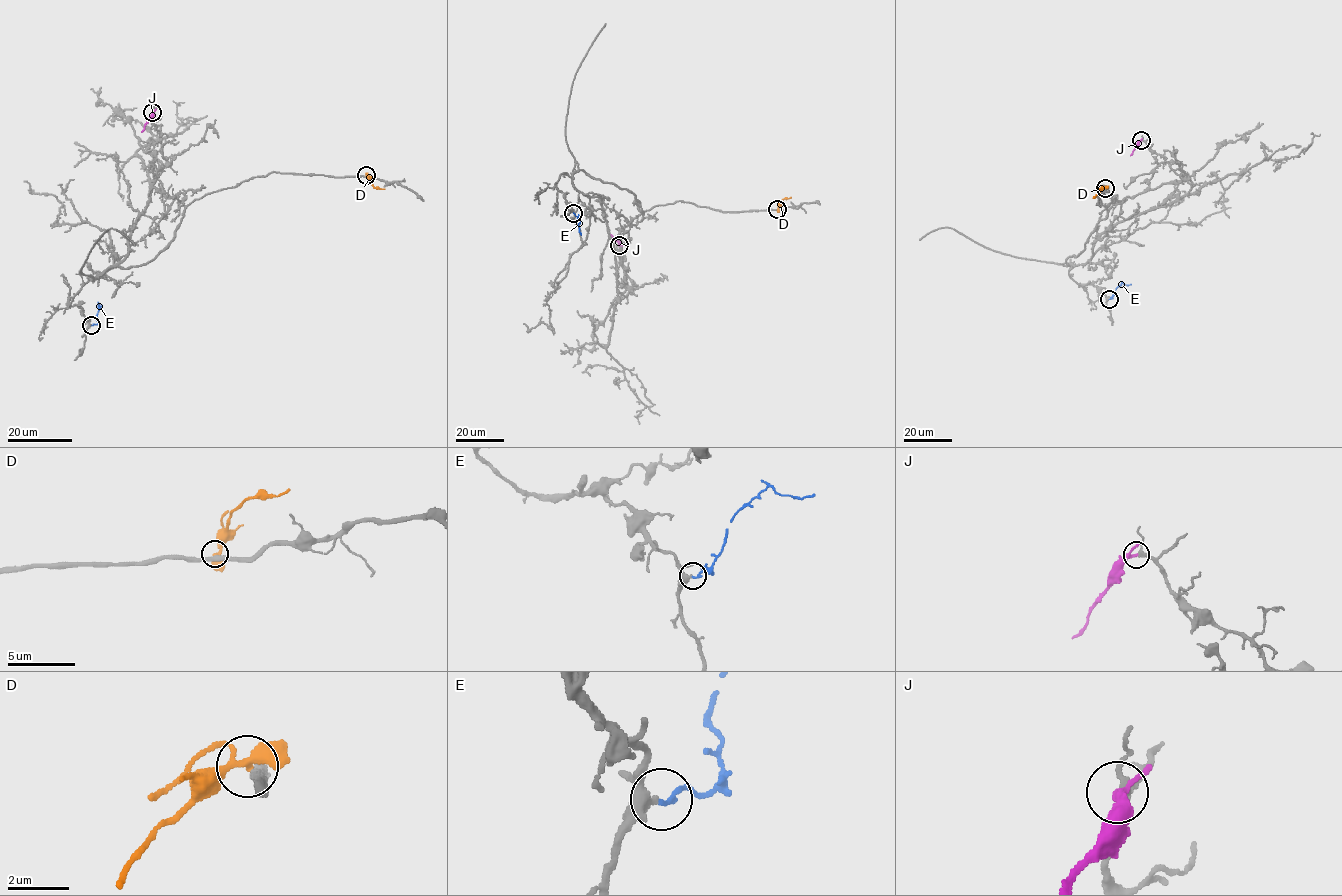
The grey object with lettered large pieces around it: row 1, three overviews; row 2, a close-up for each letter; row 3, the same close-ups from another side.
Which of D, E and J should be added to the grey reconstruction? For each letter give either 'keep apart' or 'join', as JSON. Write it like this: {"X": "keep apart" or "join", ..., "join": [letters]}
{"D": "keep apart", "E": "join", "J": "join", "join": ["E", "J"]}

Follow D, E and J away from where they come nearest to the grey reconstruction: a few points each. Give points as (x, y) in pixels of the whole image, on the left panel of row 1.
D: (366, 175), (375, 187), (384, 189)
E: (91, 325), (97, 323), (98, 303), (102, 305)
J: (153, 112), (141, 132)

